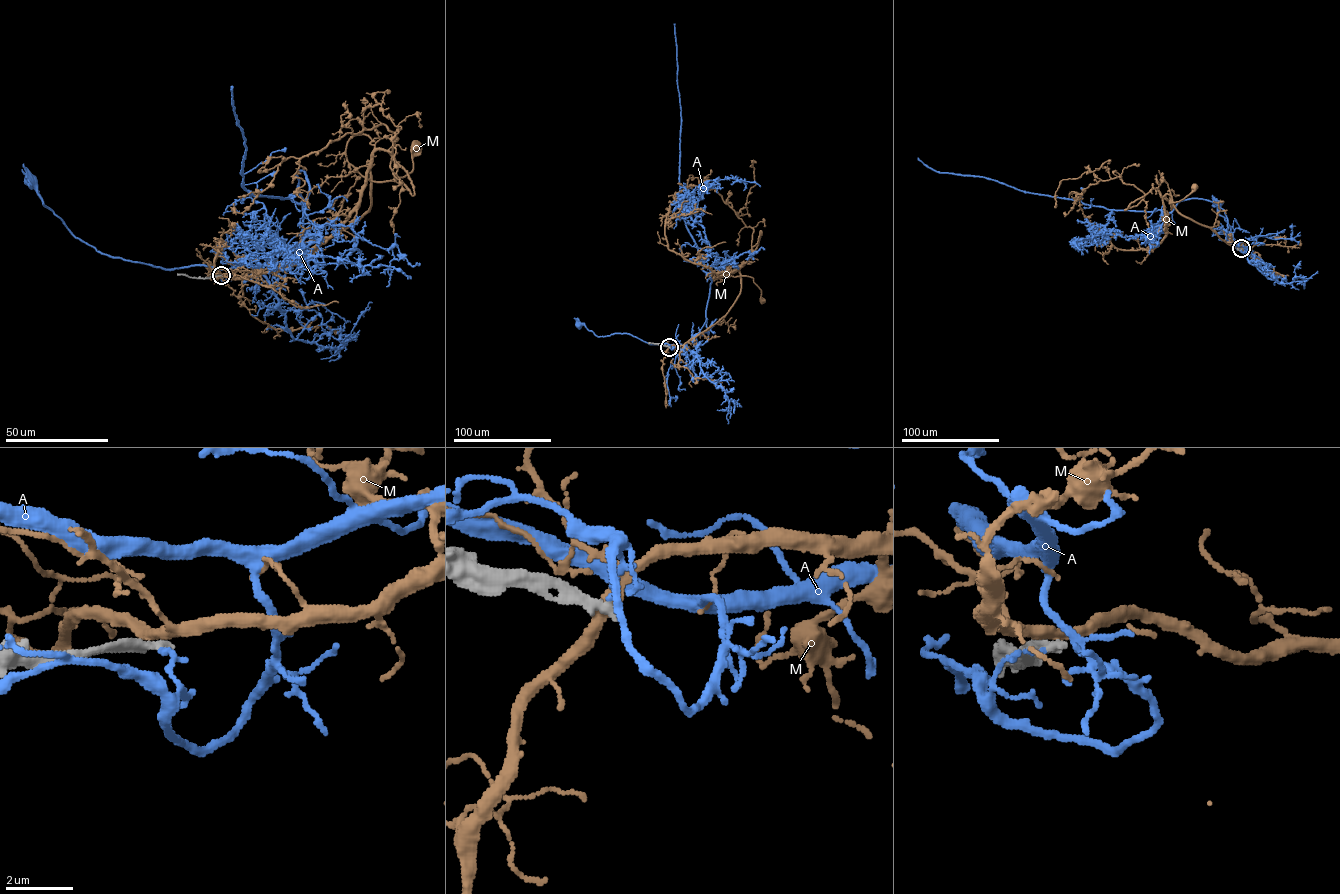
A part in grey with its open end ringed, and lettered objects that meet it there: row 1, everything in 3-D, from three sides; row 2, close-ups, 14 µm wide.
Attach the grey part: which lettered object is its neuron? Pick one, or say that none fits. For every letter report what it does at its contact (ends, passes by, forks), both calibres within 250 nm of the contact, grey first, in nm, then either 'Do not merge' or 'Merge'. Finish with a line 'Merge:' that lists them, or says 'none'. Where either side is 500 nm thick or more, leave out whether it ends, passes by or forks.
A: It ends there. Thickness 360 nm (grey) against 140 nm. Do not merge
M: It passes by. Thickness 360 nm (grey) against 360 nm. Do not merge
Merge: none

